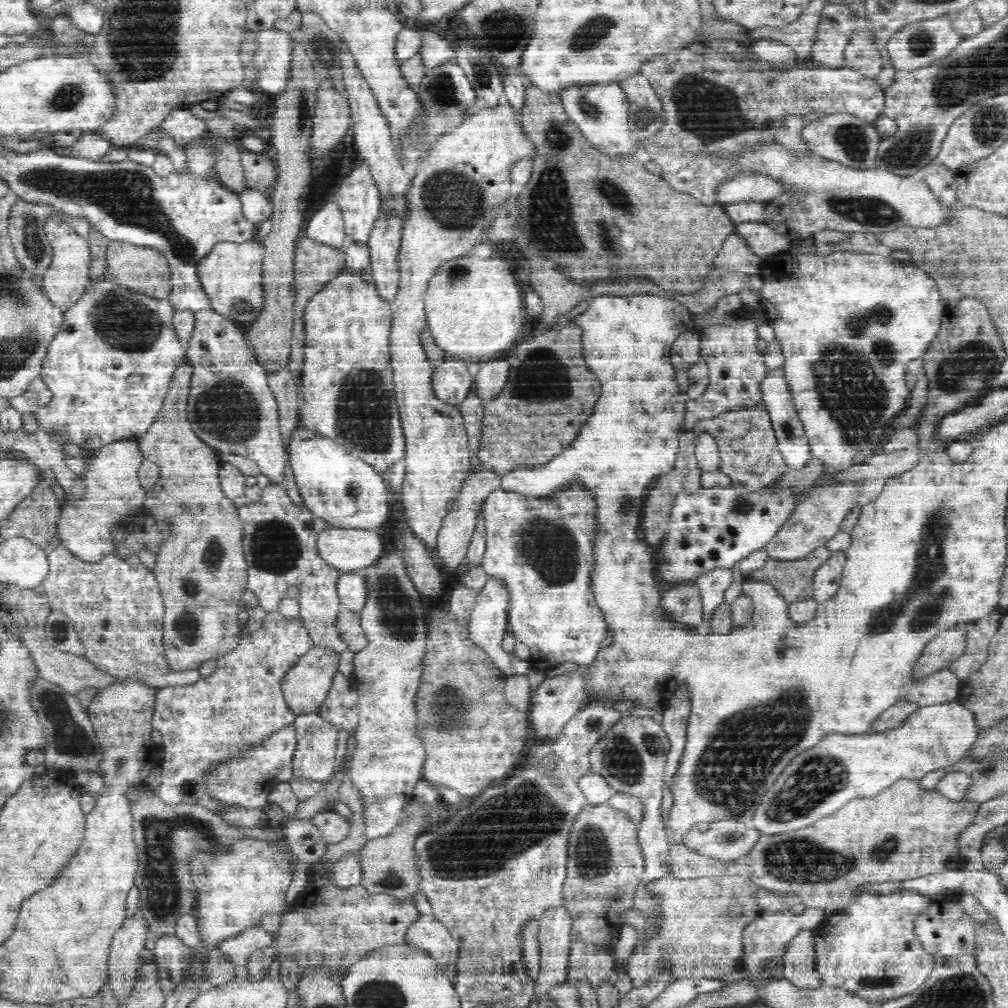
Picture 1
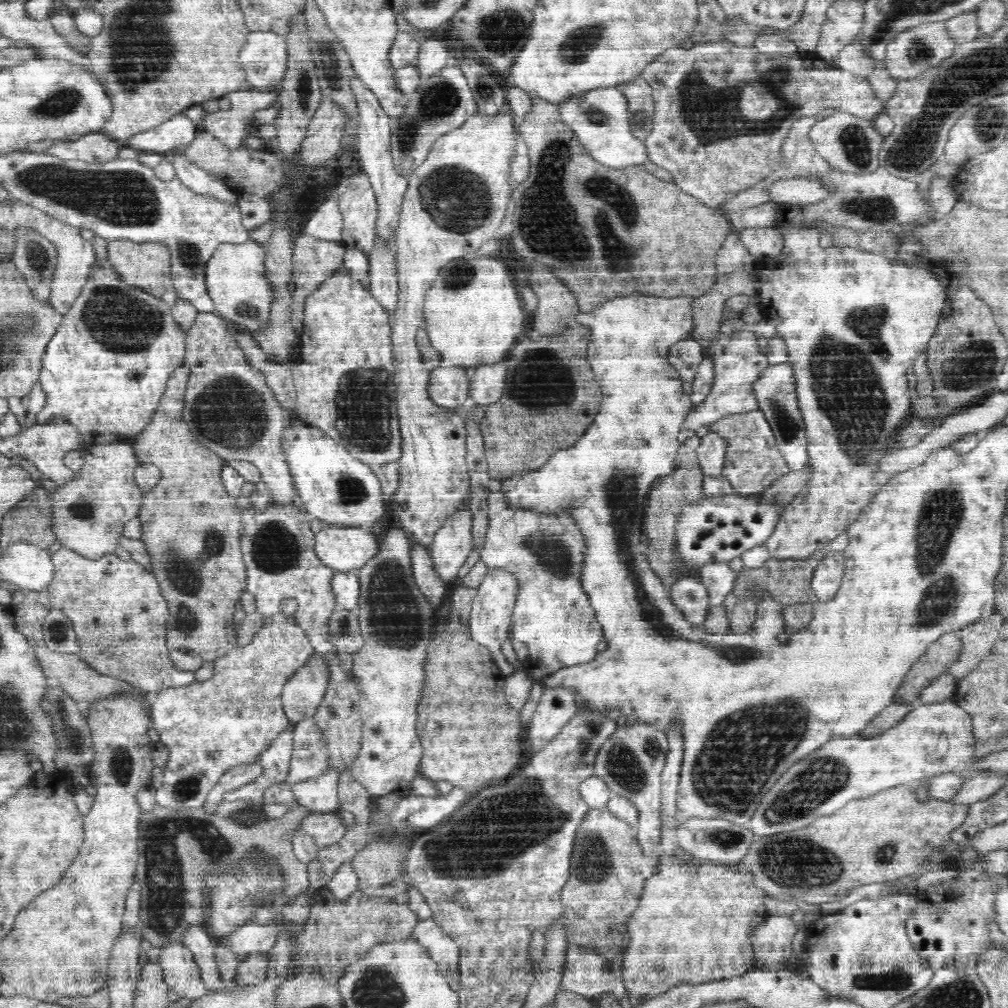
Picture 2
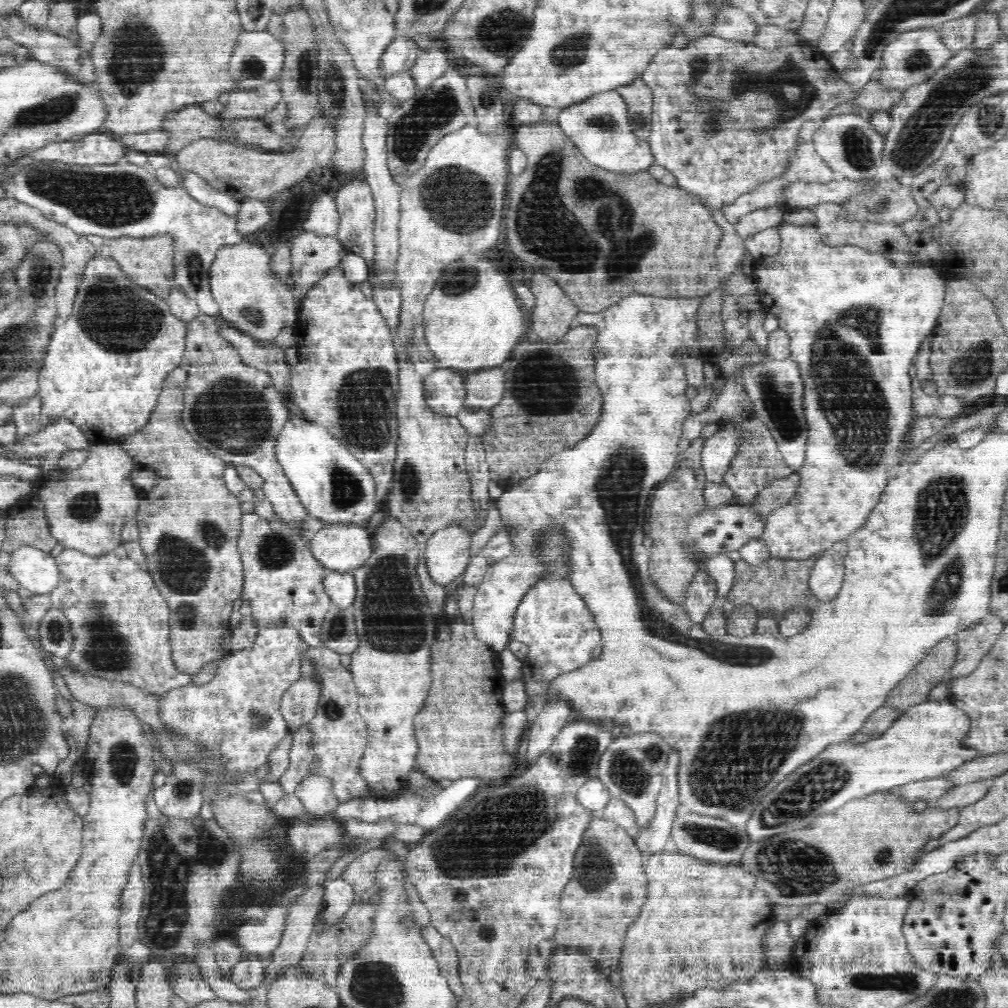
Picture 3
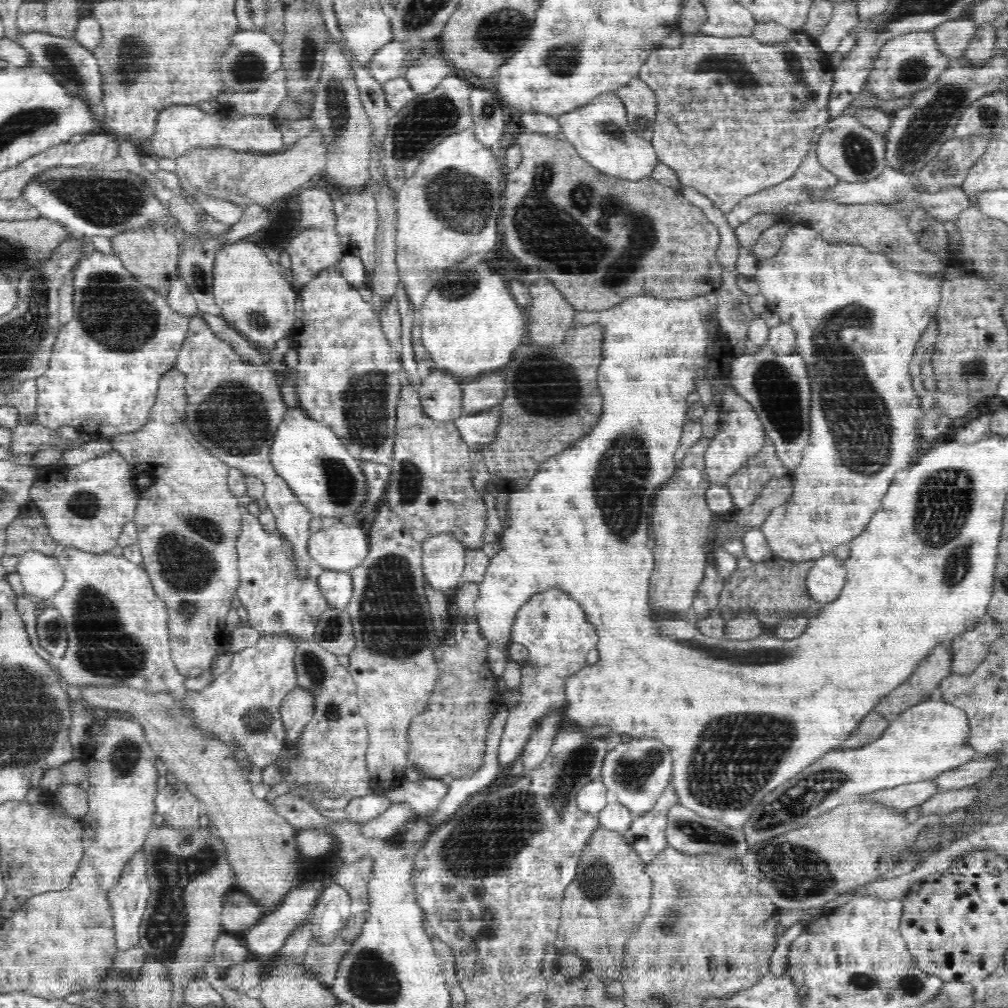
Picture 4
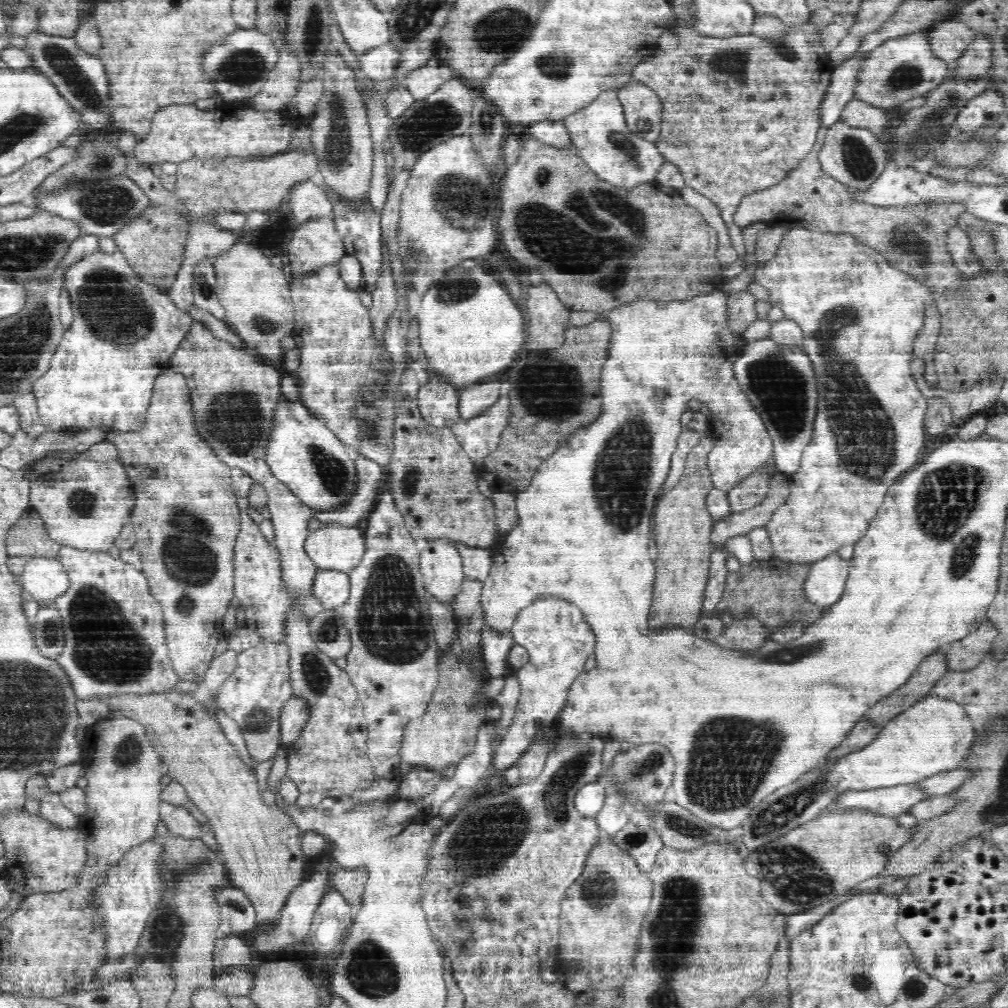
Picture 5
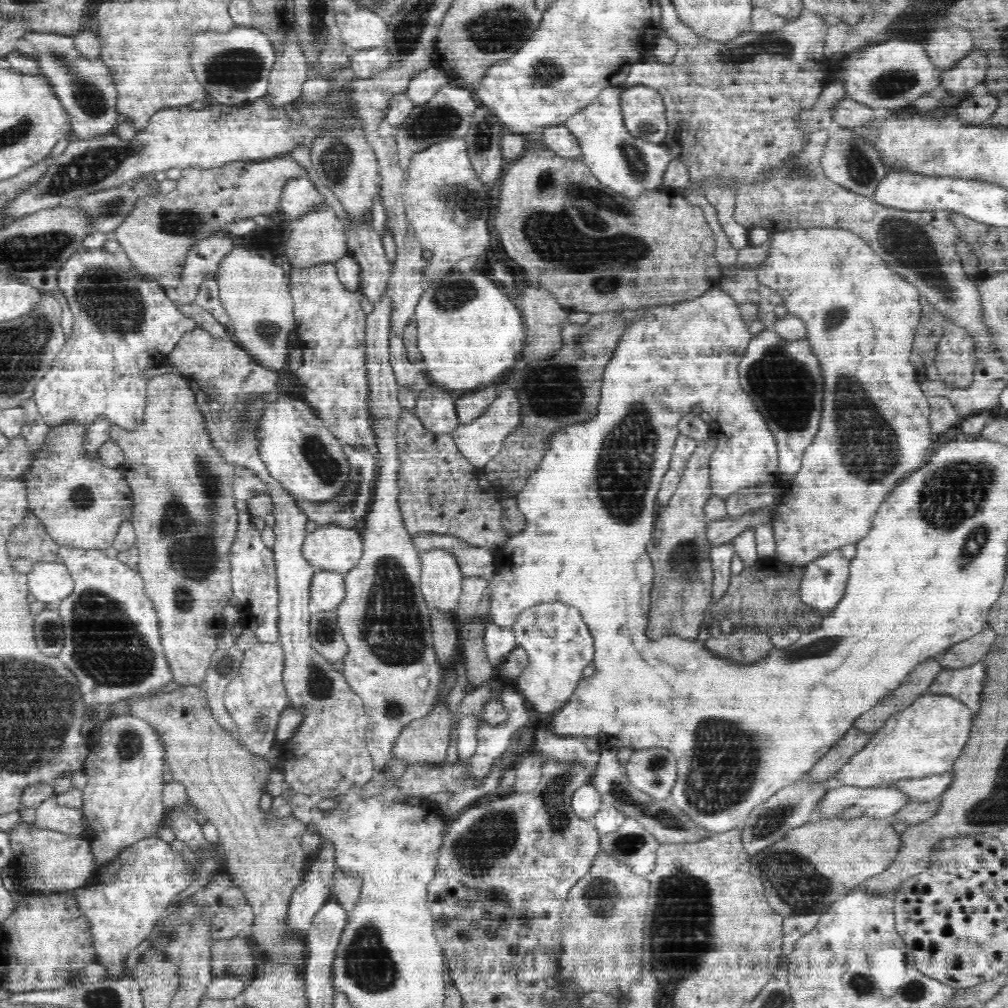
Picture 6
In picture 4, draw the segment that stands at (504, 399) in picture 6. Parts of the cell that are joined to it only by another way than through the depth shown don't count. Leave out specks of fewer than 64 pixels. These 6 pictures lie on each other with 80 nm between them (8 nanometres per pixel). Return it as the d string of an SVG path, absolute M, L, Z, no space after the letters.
M498 407L470 414L464 412L455 418L455 423L469 446L477 448L480 445L481 448L482 445L488 444L496 434Z

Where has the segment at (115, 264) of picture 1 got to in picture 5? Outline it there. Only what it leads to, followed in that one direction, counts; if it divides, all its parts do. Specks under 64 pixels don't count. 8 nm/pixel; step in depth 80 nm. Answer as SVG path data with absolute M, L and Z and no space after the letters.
M157 207L120 230L113 236L113 240L116 250L124 256L132 272L140 276L142 282L154 285L162 294L167 295L177 272L184 263L186 232L188 232L186 217L180 217L174 211Z

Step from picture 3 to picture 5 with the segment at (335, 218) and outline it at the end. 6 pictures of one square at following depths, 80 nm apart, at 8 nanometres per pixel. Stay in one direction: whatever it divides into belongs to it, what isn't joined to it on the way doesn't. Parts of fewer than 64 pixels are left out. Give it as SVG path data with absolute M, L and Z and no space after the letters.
M310 180L296 185L288 195L288 202L298 225L310 221L332 221L335 218L332 198L328 197L322 186Z

